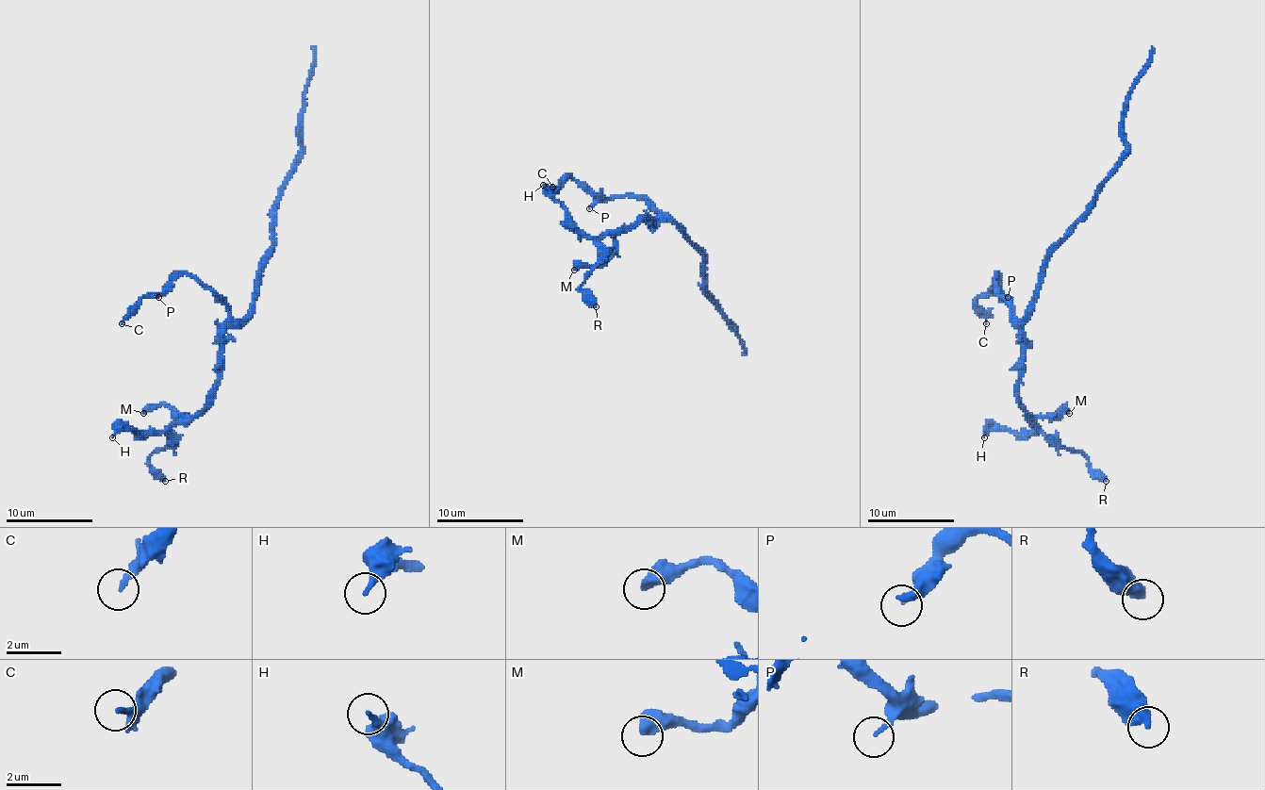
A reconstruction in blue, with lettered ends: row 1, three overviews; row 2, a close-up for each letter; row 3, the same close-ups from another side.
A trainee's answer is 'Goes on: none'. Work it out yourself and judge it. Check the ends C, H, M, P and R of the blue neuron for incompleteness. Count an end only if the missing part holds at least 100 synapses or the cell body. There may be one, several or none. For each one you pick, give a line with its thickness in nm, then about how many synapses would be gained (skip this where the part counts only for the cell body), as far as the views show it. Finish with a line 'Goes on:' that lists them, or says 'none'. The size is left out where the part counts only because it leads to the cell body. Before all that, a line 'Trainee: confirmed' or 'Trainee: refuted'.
Trainee: confirmed
Goes on: none

